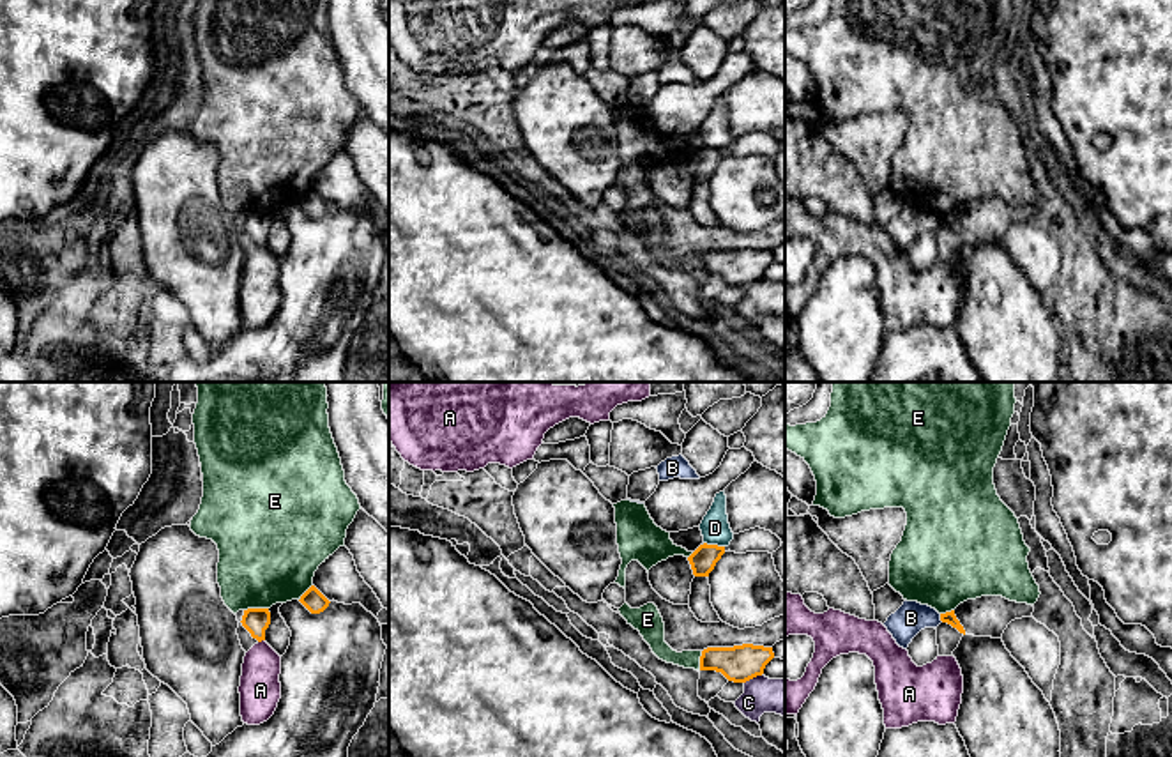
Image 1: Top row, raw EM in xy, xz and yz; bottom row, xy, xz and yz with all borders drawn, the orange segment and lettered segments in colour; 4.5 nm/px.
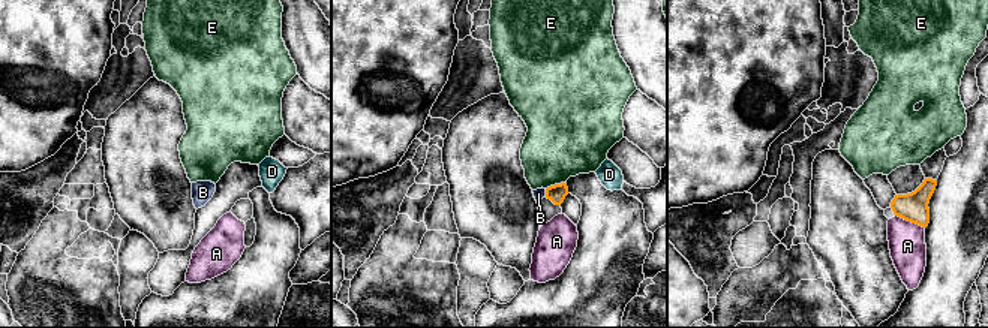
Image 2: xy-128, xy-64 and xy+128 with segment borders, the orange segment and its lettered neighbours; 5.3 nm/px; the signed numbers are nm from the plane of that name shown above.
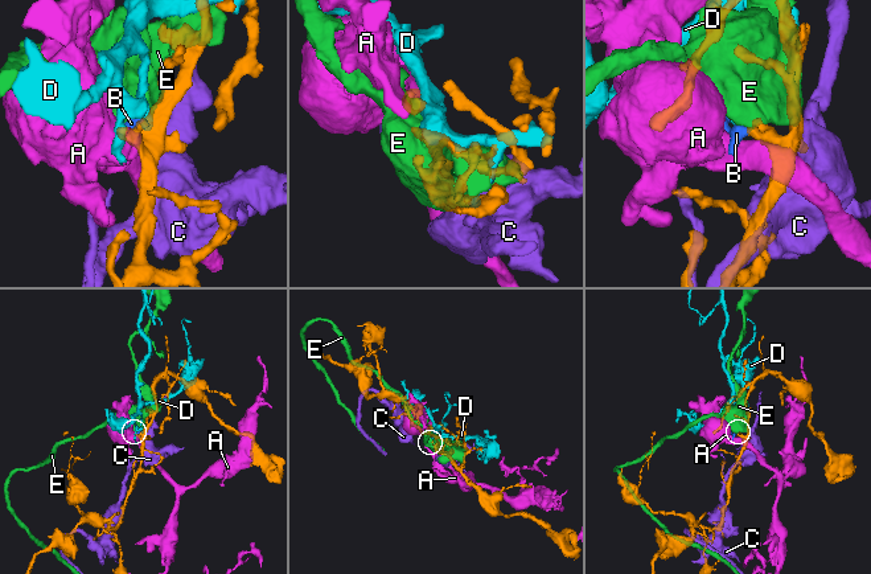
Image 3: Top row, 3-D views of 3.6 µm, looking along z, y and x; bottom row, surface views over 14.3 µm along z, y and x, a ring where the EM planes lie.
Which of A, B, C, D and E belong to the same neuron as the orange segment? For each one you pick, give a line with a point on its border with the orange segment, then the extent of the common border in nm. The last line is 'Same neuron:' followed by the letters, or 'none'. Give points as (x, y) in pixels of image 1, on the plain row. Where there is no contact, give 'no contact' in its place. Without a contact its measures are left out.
Same neuron: none

